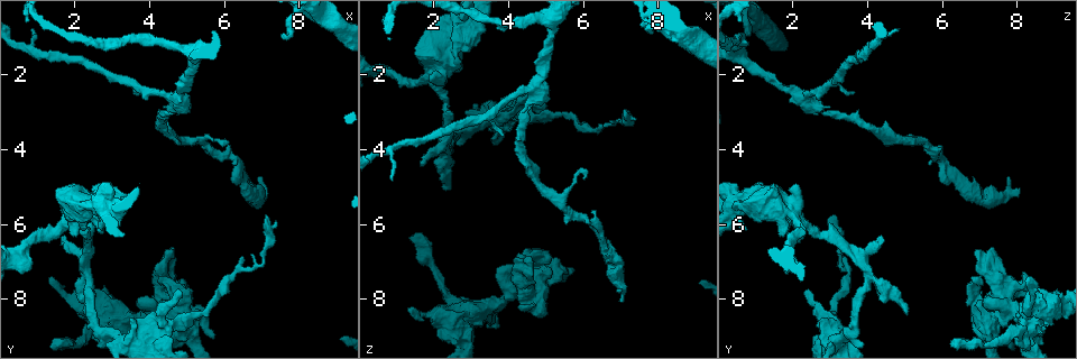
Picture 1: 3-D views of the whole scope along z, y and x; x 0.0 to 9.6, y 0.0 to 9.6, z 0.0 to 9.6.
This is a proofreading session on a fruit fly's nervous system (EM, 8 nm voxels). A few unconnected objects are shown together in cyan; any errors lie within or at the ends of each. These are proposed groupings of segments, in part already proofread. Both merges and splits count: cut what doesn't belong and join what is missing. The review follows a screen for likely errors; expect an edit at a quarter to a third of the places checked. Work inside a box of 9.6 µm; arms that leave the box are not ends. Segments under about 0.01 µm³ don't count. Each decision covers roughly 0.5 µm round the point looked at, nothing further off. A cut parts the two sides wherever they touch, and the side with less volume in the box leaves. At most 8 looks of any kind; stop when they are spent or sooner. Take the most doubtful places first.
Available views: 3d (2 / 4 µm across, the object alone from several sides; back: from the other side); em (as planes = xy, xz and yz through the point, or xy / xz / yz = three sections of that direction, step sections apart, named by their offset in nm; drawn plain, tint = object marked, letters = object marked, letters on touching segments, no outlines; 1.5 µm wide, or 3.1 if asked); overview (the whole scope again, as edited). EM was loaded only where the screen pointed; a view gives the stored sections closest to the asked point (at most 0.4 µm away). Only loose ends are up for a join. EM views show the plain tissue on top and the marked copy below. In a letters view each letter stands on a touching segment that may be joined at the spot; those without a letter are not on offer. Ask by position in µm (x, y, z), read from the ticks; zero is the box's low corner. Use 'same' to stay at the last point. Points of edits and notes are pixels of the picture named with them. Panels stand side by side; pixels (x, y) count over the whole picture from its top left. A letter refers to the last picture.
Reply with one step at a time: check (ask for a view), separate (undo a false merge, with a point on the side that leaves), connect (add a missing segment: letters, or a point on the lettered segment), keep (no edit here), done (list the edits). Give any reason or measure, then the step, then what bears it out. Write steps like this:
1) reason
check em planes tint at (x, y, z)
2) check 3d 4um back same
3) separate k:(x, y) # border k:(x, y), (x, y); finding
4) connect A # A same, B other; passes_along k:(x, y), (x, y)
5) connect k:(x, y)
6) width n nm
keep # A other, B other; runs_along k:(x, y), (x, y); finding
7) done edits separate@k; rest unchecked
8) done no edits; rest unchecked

three-way junction
check em planes tint at (4.75, 2.60, 2.25)

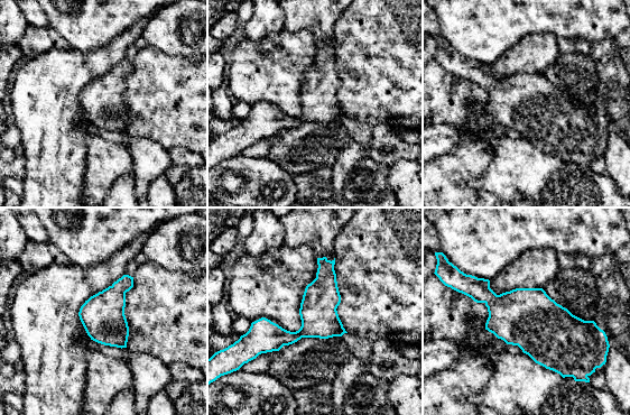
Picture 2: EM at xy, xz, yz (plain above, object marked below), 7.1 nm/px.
check em planes letters same

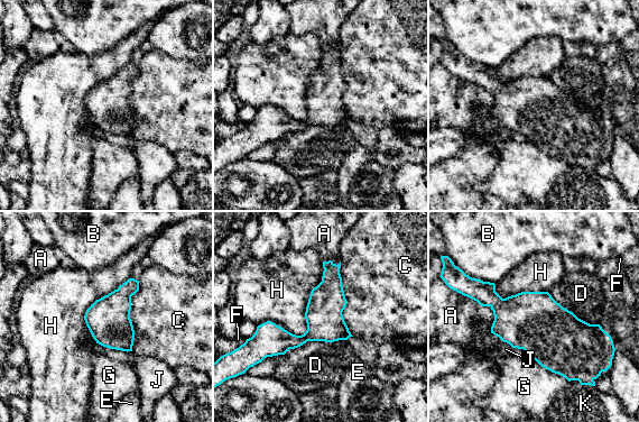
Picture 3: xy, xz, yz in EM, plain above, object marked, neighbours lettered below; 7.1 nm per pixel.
width 260 nm; longest_contact H 650 nm
keep # A other, B other, C other, D other, E other, F other, G other, H other, J other, K other; all the same neuron

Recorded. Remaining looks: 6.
side arm on a straight run
check 3d 2um at (2.45, 7.40, 4.00)

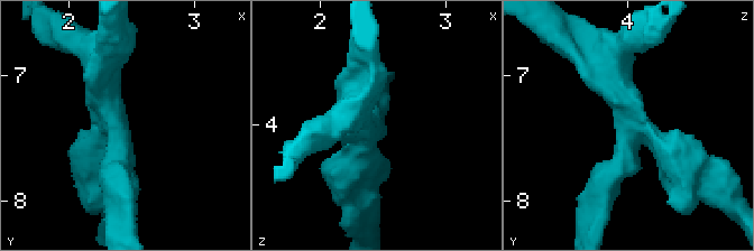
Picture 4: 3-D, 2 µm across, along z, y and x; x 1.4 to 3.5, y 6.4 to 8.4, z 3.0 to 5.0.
arms 3; arm_widths 170, 260, 280 nm; now the EM
check em xy step 8 tint at (2.38, 7.40, 4.00)

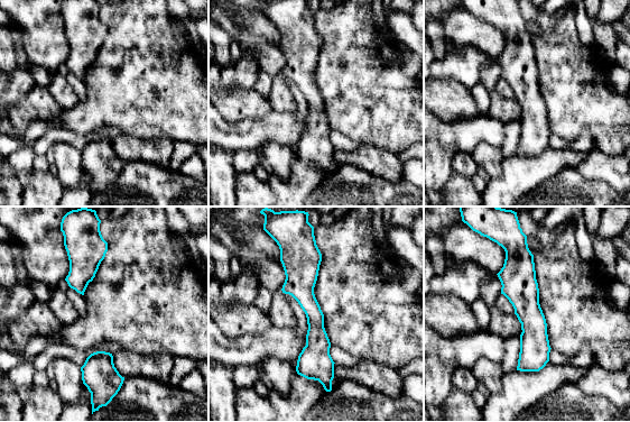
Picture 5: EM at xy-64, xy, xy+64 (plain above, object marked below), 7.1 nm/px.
check em planes letters same

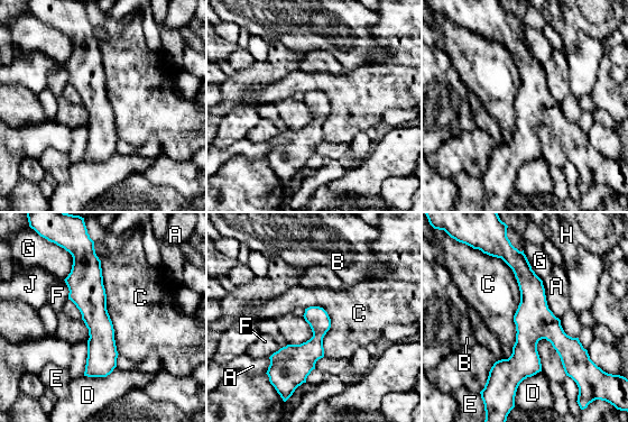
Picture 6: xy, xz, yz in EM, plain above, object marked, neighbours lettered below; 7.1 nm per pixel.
keep # A other, B other, C other, D other, E other, F other, G other, H other, J other; border 6:(488, 254), (518, 286), (511, 348); all the same neuron

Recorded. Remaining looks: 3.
branch stops here
check 3d 2um at (7.50, 0.95, 0.65)

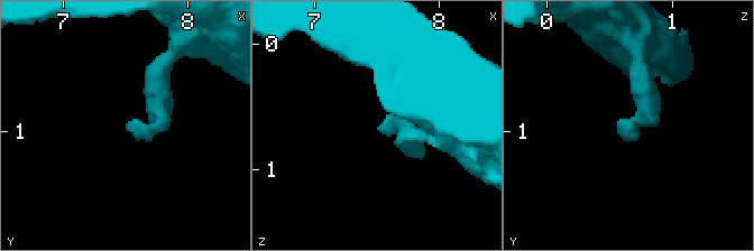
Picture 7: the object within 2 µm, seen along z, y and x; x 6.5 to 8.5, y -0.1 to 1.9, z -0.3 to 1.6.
shape alone is not enough
check em planes letters at (7.50, 0.94, 0.66)

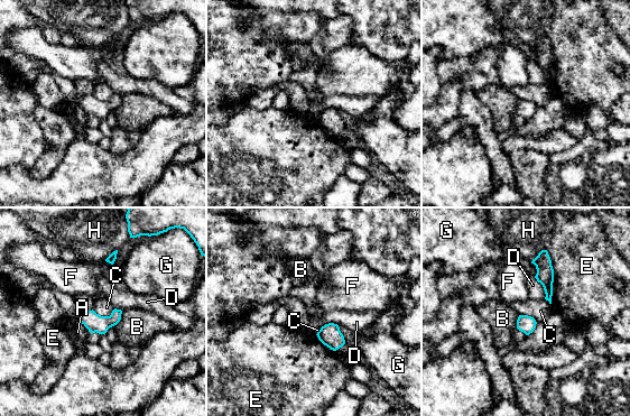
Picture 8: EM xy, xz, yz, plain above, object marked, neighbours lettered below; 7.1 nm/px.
keep # A other, B other, C other, D other, E other, F other, G other, H other; none of them fits

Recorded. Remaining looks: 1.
done no edits; rest unchecked

